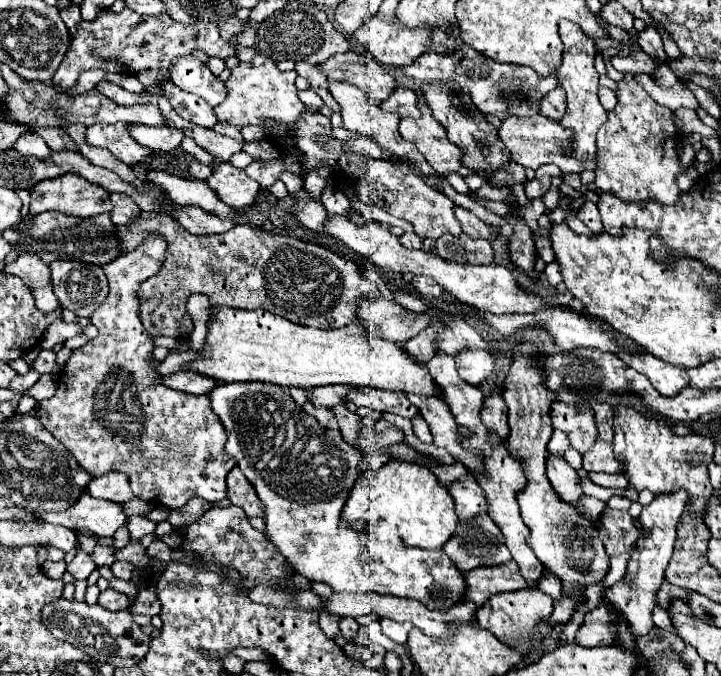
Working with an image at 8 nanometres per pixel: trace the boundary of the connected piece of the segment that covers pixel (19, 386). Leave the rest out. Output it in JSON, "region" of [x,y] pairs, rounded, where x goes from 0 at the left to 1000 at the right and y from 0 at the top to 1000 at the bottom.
{"region":[[[40,547],[37,553],[32,553],[32,556],[24,556],[18,565],[15,565],[15,577],[18,580],[26,580],[26,583],[35,583],[35,580],[40,580],[40,574],[49,568],[54,562],[54,553],[49,550],[49,547]]]}

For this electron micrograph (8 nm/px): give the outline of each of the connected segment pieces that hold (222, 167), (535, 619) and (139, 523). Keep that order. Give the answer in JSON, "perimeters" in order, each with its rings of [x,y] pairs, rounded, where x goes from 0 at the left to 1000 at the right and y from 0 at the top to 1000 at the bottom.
{"perimeters":[[[[295,240],[293,251],[295,257],[284,269],[304,296],[320,308],[351,308],[362,278],[340,257],[340,251],[326,249],[320,240]]],[[[725,870],[725,873],[695,876],[689,882],[681,882],[678,891],[662,905],[662,920],[667,929],[687,938],[692,950],[709,956],[712,962],[720,962],[728,970],[736,959],[736,947],[739,947],[742,932],[761,938],[764,929],[756,920],[756,914],[764,911],[764,902],[767,902],[767,888],[759,879],[753,879],[748,870],[745,873]]],[[[184,763],[179,766],[176,778],[179,778],[179,799],[196,799],[201,790],[209,790],[218,775],[201,763]]]]}

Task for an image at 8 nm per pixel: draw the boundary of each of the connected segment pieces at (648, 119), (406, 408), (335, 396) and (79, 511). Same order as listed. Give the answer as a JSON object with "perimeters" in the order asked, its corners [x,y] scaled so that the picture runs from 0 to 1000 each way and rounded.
{"perimeters":[[[[861,118],[856,133],[856,157],[847,163],[845,178],[839,186],[828,195],[828,260],[825,275],[834,284],[850,284],[859,287],[864,296],[889,296],[889,293],[911,293],[922,302],[939,299],[939,287],[945,281],[936,272],[936,260],[945,257],[945,246],[939,237],[939,189],[933,183],[933,169],[922,163],[922,157],[914,157],[900,145],[900,139],[883,127],[878,118]]],[[[492,574],[484,583],[484,595],[492,595],[495,601],[509,601],[526,609],[542,609],[553,612],[559,618],[578,618],[581,607],[564,592],[562,583],[551,580],[537,580],[537,577],[506,577],[506,574]]],[[[442,571],[429,577],[429,592],[440,601],[467,601],[479,598],[479,589],[484,583],[484,571]]],[[[115,731],[101,754],[90,757],[62,757],[60,772],[82,775],[98,784],[126,784],[135,793],[157,793],[162,781],[176,772],[173,749],[151,740],[135,740],[126,731]]]]}

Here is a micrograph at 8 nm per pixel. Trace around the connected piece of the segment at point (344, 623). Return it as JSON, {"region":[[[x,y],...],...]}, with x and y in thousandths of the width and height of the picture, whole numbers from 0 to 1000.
{"region":[[[473,914],[473,938],[476,938],[479,947],[490,950],[495,932],[498,932],[498,923],[490,914]]]}

